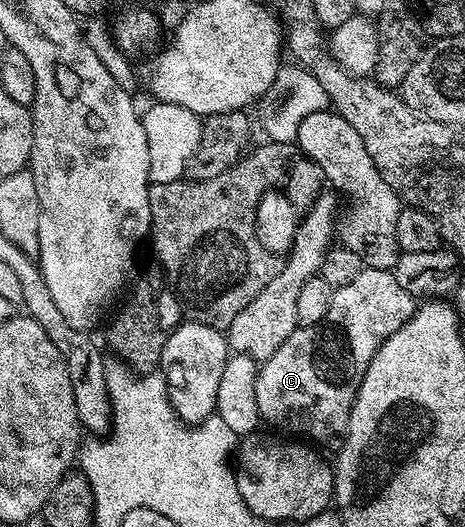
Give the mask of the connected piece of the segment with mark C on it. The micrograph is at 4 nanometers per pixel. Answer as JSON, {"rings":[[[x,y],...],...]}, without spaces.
{"rings":[[[363,266],[356,281],[333,288],[331,304],[325,319],[312,327],[299,325],[296,330],[268,357],[258,368],[256,377],[256,401],[261,420],[276,429],[290,433],[306,433],[324,443],[339,442],[347,431],[350,409],[355,395],[362,384],[364,373],[380,345],[396,329],[400,329],[414,316],[416,300],[396,281],[393,270],[385,271],[375,267]]]}

